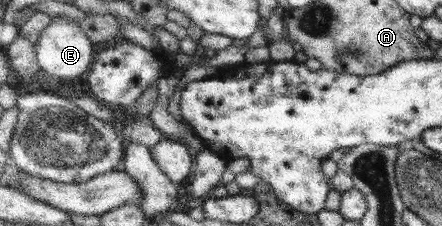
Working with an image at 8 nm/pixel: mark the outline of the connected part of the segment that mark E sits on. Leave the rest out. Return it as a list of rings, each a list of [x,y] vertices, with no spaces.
[[[58,16],[52,19],[52,24],[42,31],[42,36],[35,45],[38,58],[44,71],[51,74],[55,80],[63,83],[78,83],[83,73],[90,73],[93,62],[97,59],[97,47],[92,37],[87,35],[84,27],[68,16]]]

